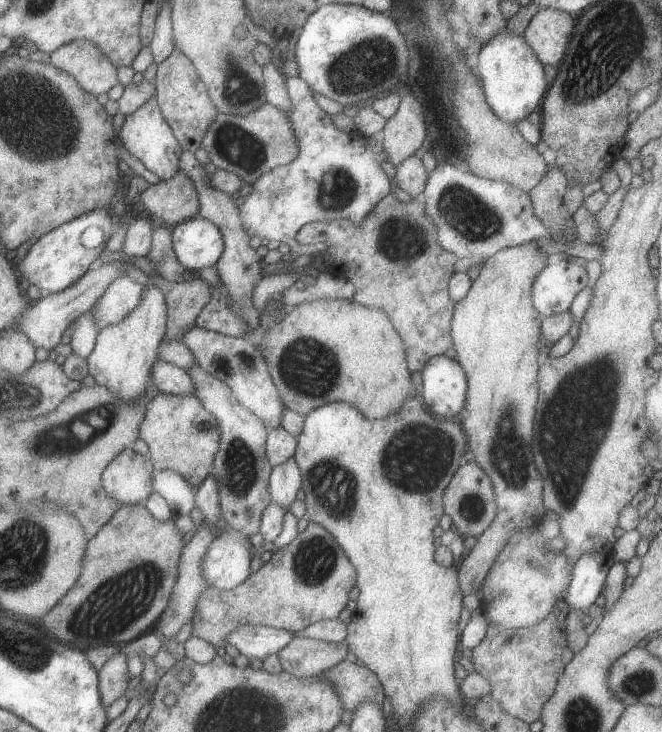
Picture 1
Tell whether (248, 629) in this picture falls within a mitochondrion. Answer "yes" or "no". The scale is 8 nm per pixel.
no

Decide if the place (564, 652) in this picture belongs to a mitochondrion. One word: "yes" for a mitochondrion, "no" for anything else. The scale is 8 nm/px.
no

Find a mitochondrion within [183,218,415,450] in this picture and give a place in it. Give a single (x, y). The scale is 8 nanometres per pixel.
(311, 367)

